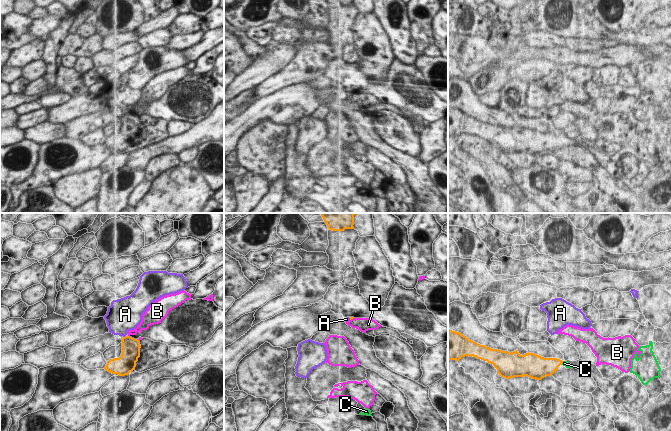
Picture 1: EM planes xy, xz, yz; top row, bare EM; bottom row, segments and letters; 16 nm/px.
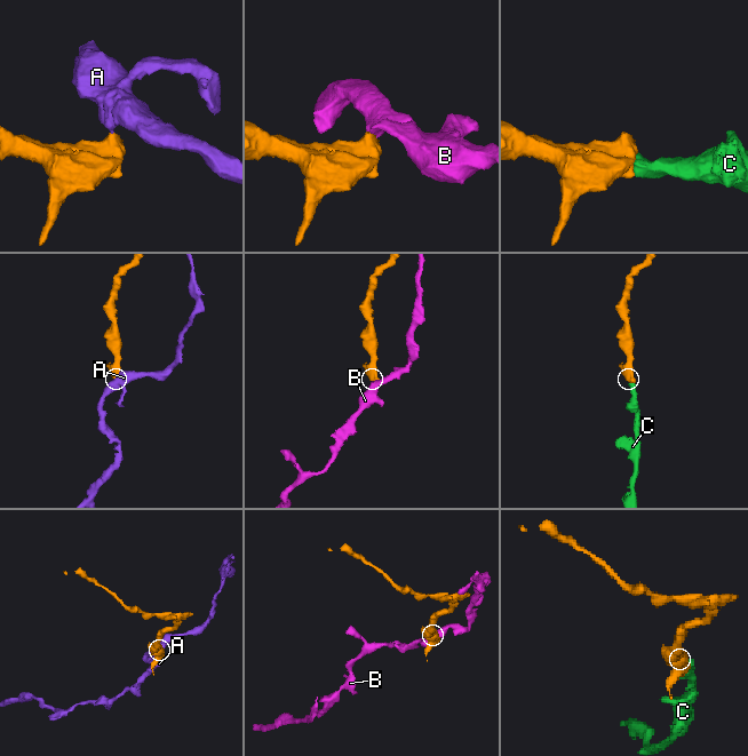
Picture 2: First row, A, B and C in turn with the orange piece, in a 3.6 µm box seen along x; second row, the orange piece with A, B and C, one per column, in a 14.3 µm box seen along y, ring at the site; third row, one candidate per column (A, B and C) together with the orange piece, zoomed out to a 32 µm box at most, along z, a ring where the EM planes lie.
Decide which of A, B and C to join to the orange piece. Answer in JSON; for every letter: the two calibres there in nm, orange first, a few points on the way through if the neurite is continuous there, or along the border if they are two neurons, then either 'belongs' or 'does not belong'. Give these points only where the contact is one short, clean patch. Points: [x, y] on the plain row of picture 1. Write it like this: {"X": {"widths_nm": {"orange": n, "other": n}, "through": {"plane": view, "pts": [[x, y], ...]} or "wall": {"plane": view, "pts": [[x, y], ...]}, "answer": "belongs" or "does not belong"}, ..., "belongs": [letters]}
{"A": {"widths_nm": {"orange": 280, "other": 380}, "wall": {"plane": "xy", "pts": [[125, 111], [123, 113]]}, "answer": "does not belong"}, "B": {"widths_nm": {"orange": 30, "other": 220}, "wall": {"plane": "xz", "pts": [[353, 93], [350, 96]]}, "answer": "does not belong"}, "C": {"widths_nm": {"orange": 280, "other": 70}, "through": {"plane": "yz", "pts": [[547, 142], [562, 138], [564, 139]]}, "answer": "belongs"}, "belongs": ["C"]}

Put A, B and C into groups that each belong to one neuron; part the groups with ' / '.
A / B / C

